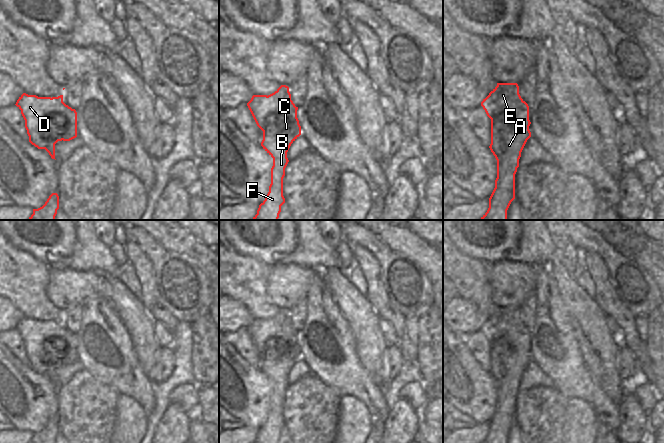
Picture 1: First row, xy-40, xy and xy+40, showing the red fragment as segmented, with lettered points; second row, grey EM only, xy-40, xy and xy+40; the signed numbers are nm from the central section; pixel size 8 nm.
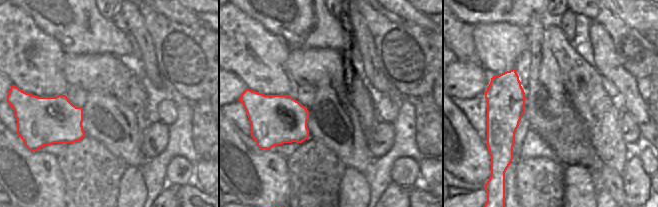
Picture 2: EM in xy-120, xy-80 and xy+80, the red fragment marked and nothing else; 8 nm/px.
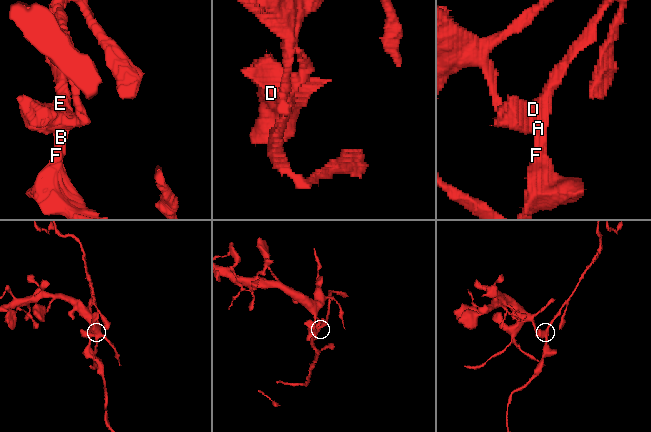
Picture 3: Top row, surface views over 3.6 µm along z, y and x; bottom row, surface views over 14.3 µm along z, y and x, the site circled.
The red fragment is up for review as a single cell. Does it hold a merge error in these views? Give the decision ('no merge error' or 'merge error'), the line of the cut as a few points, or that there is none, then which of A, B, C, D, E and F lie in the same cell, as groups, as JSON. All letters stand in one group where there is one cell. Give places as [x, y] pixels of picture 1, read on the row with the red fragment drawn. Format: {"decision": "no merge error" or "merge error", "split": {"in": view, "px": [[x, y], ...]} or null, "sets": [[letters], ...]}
{"decision": "merge error", "split": {"in": "xy-40", "px": [[65, 114], [47, 116], [45, 127], [50, 143], [45, 149]]}, "sets": [["A", "B", "C", "E", "F"], ["D"]]}

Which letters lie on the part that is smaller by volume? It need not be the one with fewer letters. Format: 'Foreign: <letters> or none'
Foreign: A, B, C, E, F

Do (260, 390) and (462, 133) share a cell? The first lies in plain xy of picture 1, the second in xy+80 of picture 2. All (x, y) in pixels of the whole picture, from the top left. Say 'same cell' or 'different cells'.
same cell

